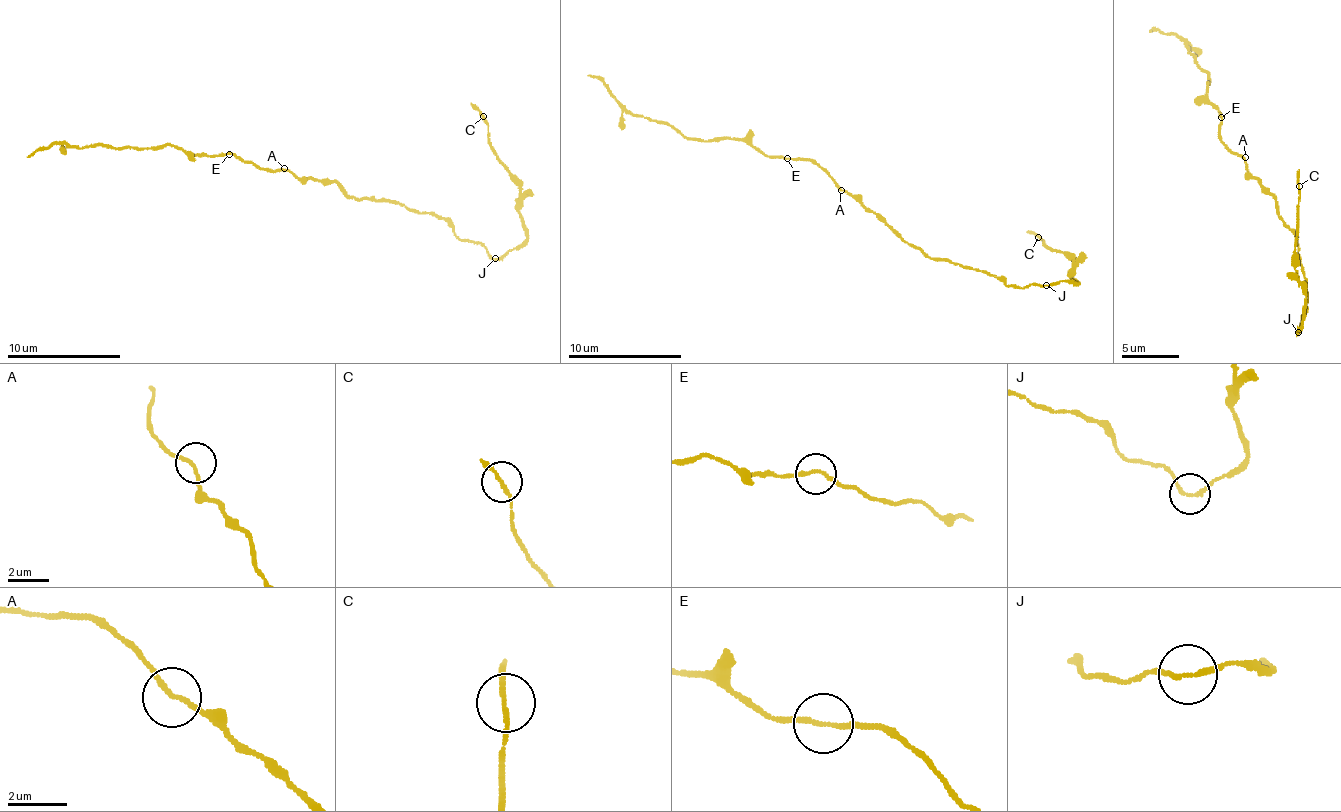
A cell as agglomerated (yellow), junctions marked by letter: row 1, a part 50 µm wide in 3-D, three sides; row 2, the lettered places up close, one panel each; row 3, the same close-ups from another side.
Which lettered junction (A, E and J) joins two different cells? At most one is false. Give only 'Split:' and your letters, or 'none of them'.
Split: J

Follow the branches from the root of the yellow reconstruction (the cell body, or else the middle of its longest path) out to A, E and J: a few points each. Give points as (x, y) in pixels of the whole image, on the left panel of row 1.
A: (345, 193), (334, 181), (305, 179), (284, 168)
E: (345, 193), (334, 181), (305, 179), (281, 170), (272, 173), (229, 154)
J: (345, 193), (374, 201), (394, 200), (411, 210), (437, 214), (457, 238), (477, 240), (494, 259)

